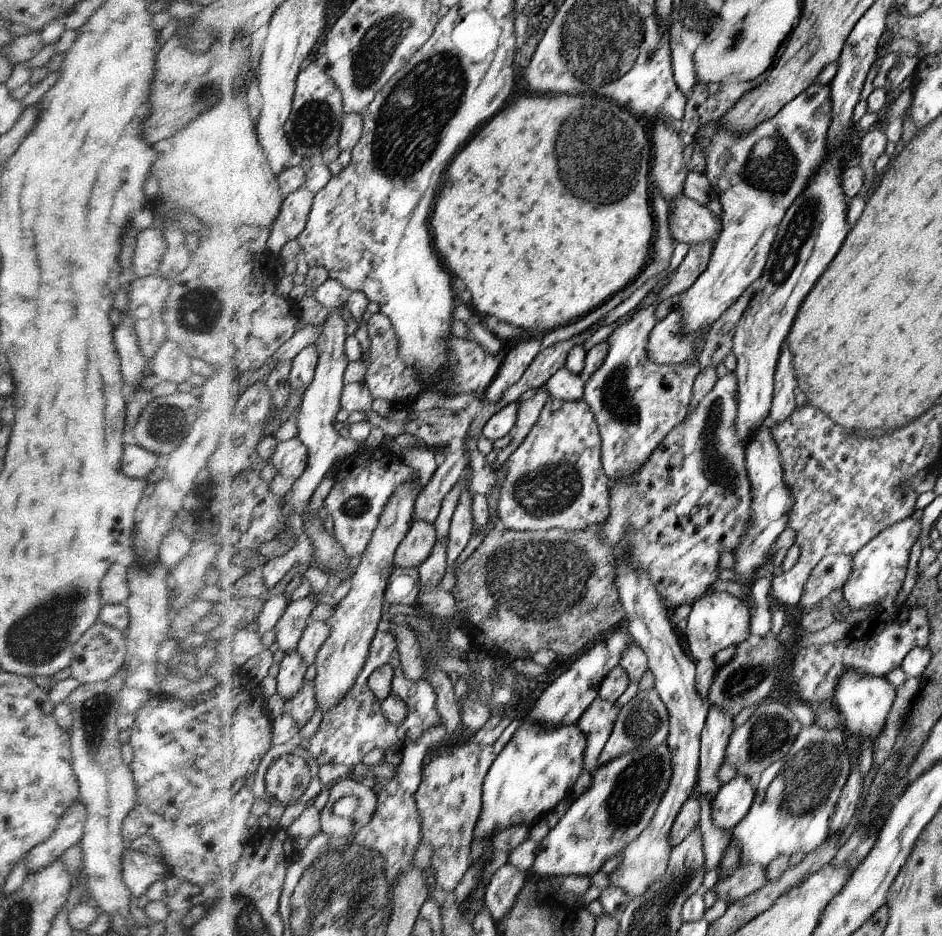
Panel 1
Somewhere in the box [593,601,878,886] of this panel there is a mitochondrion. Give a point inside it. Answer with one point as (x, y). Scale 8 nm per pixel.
(806, 780)

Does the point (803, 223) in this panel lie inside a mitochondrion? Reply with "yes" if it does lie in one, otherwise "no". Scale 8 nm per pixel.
yes

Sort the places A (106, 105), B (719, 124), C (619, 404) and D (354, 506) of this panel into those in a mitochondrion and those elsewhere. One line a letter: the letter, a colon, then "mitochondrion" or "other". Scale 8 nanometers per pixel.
A: other
B: other
C: mitochondrion
D: mitochondrion

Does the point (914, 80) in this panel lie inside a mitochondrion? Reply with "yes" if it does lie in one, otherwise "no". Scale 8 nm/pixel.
no

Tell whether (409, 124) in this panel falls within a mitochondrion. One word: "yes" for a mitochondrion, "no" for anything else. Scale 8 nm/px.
yes

